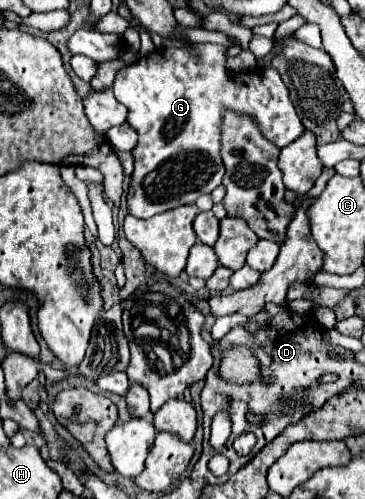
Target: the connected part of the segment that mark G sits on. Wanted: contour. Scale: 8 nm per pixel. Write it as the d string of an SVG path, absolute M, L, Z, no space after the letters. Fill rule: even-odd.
M200 43L196 45L194 51L186 47L166 47L154 51L146 57L140 57L128 69L118 71L114 81L114 95L120 103L128 107L126 121L130 121L130 127L134 127L138 133L138 145L132 151L134 173L126 199L130 215L138 219L148 219L156 213L164 213L174 207L196 203L200 195L212 193L212 189L222 183L224 165L220 159L220 119L224 107L252 115L258 121L264 137L270 139L280 149L304 133L302 121L290 101L288 87L282 83L274 67L262 67L250 75L230 73L226 71L224 61L226 61L226 47Z

